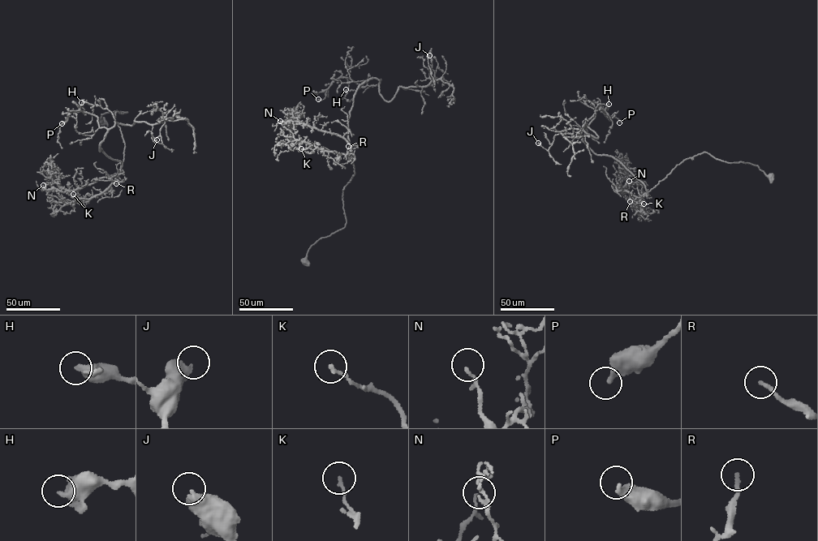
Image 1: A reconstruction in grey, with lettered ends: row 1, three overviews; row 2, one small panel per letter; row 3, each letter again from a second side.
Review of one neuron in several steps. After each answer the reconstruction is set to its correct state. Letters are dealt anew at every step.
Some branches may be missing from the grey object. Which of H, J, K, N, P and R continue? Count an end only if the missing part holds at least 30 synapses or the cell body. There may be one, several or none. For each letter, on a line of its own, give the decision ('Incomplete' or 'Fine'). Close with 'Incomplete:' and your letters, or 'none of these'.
H: Fine
J: Fine
K: Fine
N: Fine
P: Fine
R: Fine
Incomplete: none of these

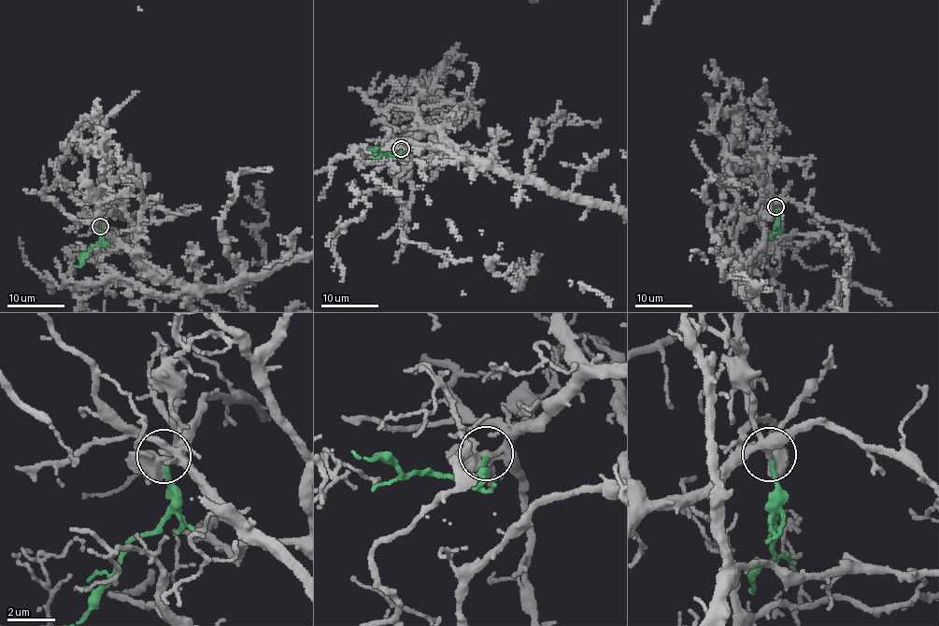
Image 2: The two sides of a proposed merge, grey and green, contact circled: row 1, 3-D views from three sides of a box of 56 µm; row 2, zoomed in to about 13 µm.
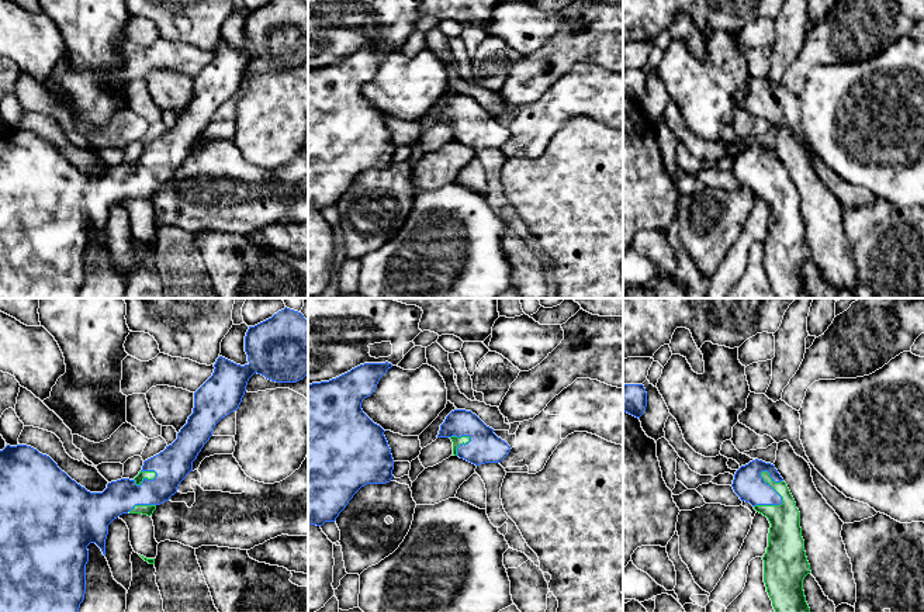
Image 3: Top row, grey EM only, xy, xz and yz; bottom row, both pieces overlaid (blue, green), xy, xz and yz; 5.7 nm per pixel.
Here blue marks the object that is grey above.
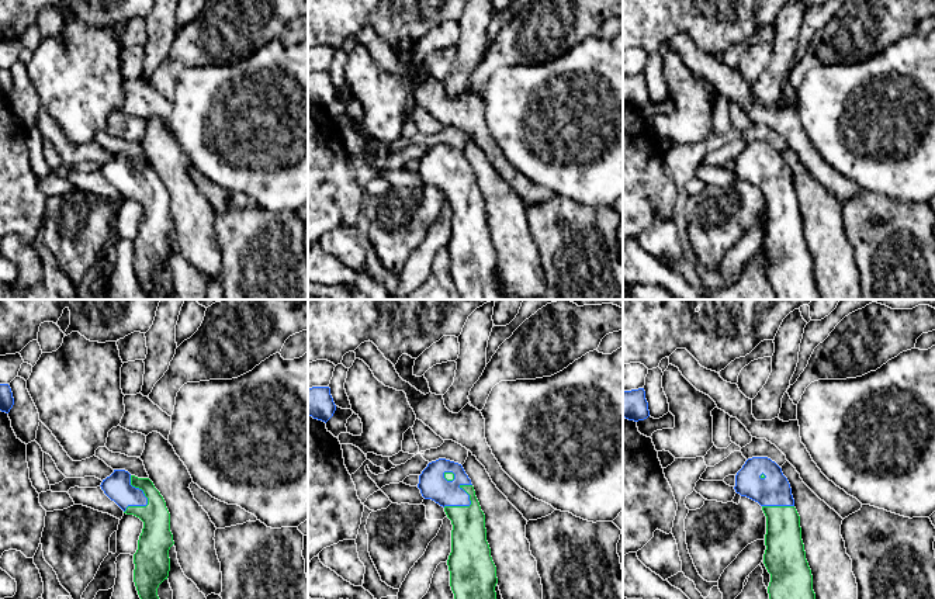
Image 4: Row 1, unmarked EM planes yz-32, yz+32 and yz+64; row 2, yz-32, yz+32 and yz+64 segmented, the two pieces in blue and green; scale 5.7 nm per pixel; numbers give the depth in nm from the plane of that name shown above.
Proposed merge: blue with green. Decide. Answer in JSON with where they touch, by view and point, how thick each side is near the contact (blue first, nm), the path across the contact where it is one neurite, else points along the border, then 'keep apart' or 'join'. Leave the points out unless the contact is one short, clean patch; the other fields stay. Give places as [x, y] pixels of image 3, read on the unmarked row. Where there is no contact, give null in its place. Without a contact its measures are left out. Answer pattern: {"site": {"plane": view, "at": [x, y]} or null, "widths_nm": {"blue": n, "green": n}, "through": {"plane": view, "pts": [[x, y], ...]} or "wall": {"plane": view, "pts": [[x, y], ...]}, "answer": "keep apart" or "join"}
{"site": {"plane": "yz", "at": [774, 175]}, "widths_nm": {"blue": 170, "green": 190}, "through": {"plane": "yz", "pts": [[748, 169], [774, 175], [782, 186], [785, 217]]}, "answer": "join"}

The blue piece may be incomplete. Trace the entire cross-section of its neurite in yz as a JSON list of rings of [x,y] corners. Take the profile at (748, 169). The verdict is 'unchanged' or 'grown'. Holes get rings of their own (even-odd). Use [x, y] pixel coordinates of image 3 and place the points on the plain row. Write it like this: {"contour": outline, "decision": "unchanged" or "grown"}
{"contour": [[[752,145],[741,151],[731,169],[741,186],[768,203],[771,212],[764,239],[764,267],[776,298],[810,298],[803,264],[810,249],[802,222],[800,197],[774,149]]], "decision": "grown"}

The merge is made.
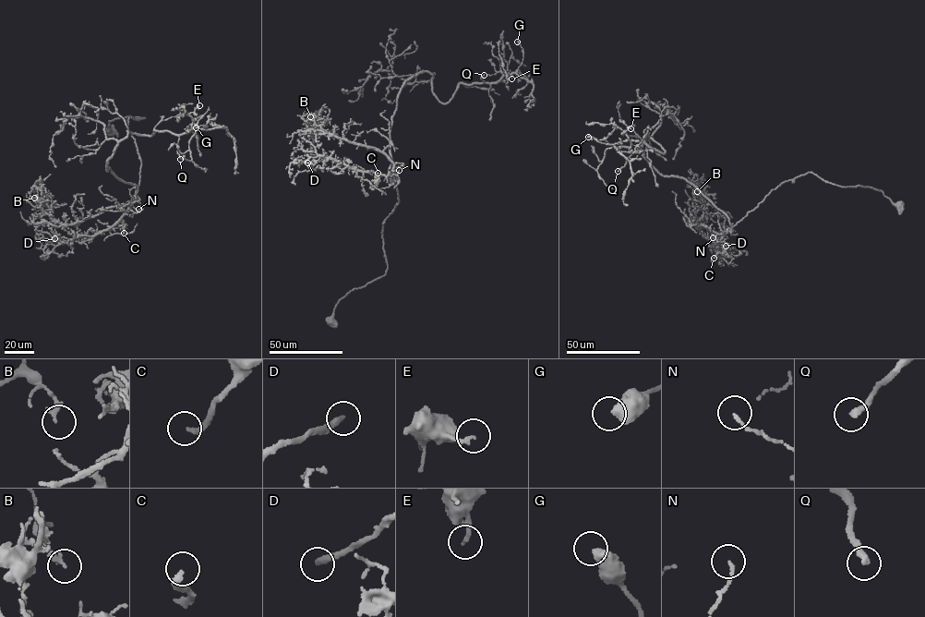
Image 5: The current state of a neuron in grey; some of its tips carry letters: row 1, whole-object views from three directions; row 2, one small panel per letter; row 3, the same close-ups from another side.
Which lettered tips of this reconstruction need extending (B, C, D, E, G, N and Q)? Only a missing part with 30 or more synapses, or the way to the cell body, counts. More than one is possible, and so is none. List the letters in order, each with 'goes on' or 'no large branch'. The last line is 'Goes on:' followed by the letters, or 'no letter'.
B: no large branch
C: no large branch
D: goes on
E: no large branch
G: no large branch
N: no large branch
Q: goes on
Goes on: D, Q

